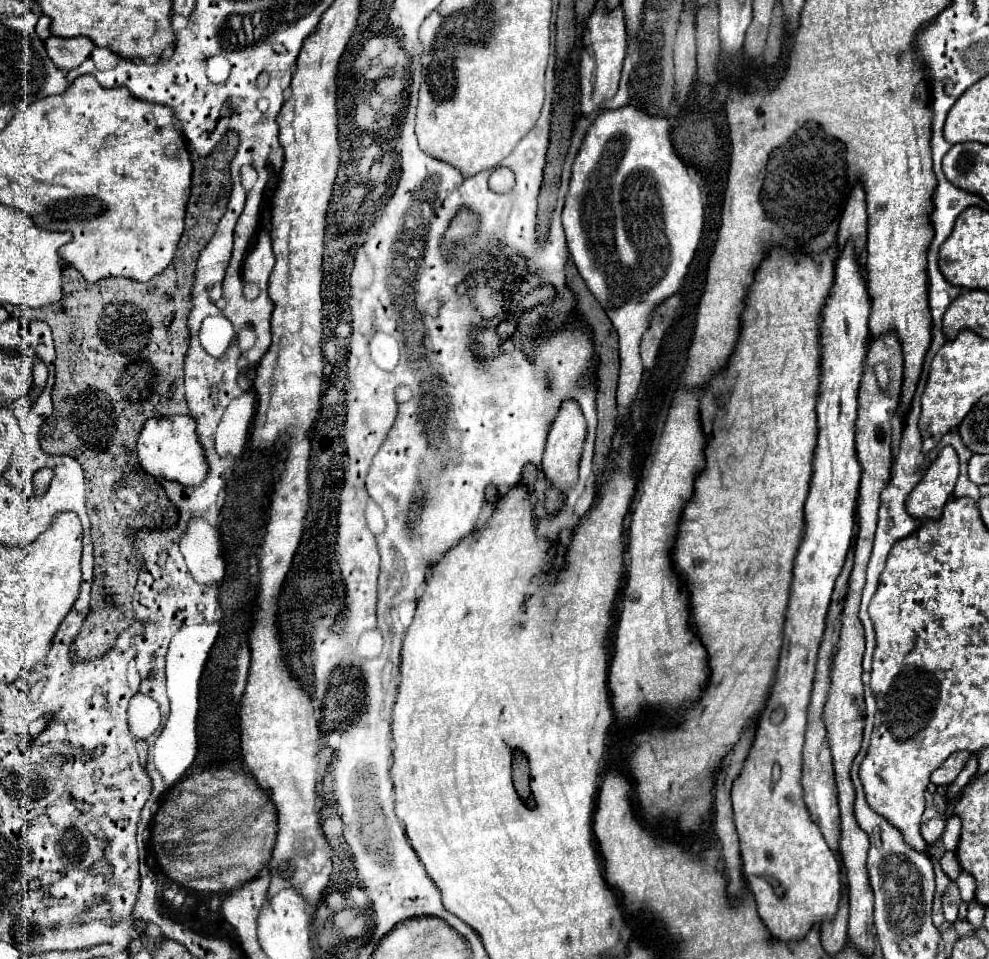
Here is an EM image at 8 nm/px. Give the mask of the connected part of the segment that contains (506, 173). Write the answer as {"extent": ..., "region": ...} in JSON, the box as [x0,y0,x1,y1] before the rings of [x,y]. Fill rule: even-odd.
{"extent":[489,167,515,193],"region":[[[497,167],[489,177],[489,189],[495,193],[507,193],[515,187],[515,173],[507,167]]]}

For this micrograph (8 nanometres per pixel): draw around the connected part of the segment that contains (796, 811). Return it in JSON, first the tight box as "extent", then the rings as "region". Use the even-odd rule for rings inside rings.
{"extent":[731,243,871,941],"region":[[[849,243],[837,259],[835,283],[823,307],[823,379],[817,403],[819,437],[813,459],[811,491],[805,503],[805,537],[795,559],[779,667],[767,707],[757,723],[755,741],[731,789],[733,819],[741,843],[743,877],[755,895],[763,923],[773,937],[785,941],[801,939],[813,925],[819,925],[825,917],[833,917],[841,897],[839,861],[811,821],[803,801],[801,751],[825,617],[855,527],[861,467],[855,455],[853,423],[857,415],[857,387],[869,345],[869,311],[871,303],[865,279]],[[771,879],[785,889],[785,895],[775,893]]]}

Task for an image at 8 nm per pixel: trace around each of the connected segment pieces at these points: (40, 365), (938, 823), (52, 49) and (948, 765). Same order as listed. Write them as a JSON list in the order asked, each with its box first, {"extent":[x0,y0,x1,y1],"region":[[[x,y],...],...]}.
[{"extent":[29,359,48,399],"region":[[[37,359],[34,362],[33,377],[33,393],[31,393],[29,396],[33,396],[34,399],[36,399],[36,397],[39,397],[45,388],[48,378],[48,369],[40,359]]]},{"extent":[921,817,945,843],"region":[[[935,817],[935,819],[931,819],[931,821],[927,821],[927,823],[921,825],[921,835],[923,835],[923,839],[927,843],[935,843],[941,837],[943,829],[945,829],[945,819]]]},{"extent":[45,37,93,71],"region":[[[49,37],[45,41],[45,49],[47,49],[47,55],[51,57],[51,61],[61,71],[71,71],[89,57],[89,53],[93,49],[93,41],[87,37],[71,37],[71,39]]]},{"extent":[931,751,971,785],"region":[[[959,751],[957,755],[951,755],[937,771],[933,771],[931,781],[933,781],[935,785],[951,785],[951,783],[957,779],[959,771],[965,767],[965,763],[967,763],[969,757],[971,757],[971,755],[969,755],[967,751]]]}]

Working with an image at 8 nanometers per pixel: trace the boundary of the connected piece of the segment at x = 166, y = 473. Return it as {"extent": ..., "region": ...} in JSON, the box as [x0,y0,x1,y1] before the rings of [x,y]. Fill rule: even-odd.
{"extent":[137,415,207,485],"region":[[[189,415],[147,419],[137,439],[137,457],[139,457],[139,465],[155,479],[177,481],[181,485],[197,485],[207,477],[205,453],[197,441],[195,423]]]}

